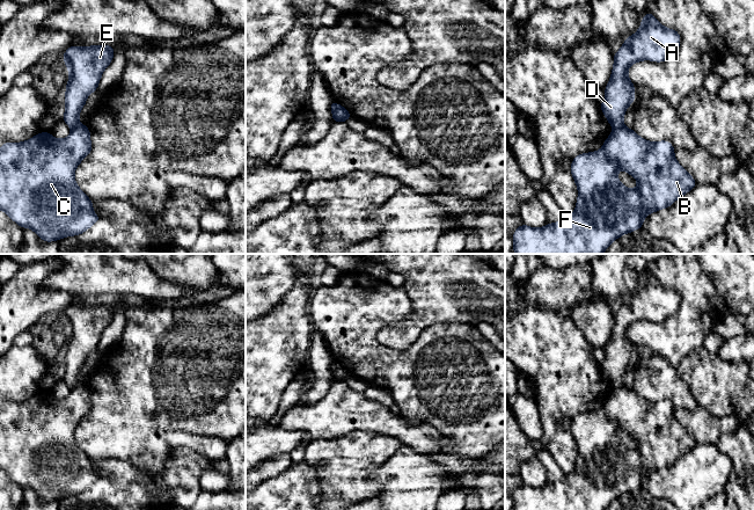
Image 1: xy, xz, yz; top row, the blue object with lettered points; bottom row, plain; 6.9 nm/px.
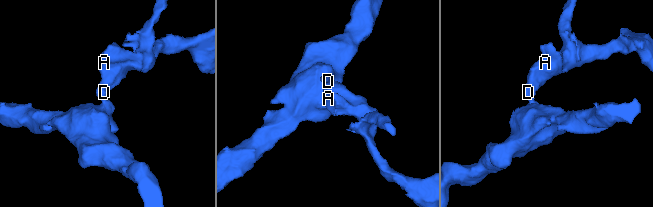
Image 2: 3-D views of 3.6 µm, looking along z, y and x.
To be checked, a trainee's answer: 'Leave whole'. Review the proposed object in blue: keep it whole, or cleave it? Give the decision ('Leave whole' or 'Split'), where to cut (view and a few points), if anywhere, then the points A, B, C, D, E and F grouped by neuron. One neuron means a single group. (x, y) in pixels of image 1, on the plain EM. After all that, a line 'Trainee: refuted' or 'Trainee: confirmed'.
Split. Split along yz (623, 385), (614, 390). Groups: A D E / B C F
Trainee: refuted

